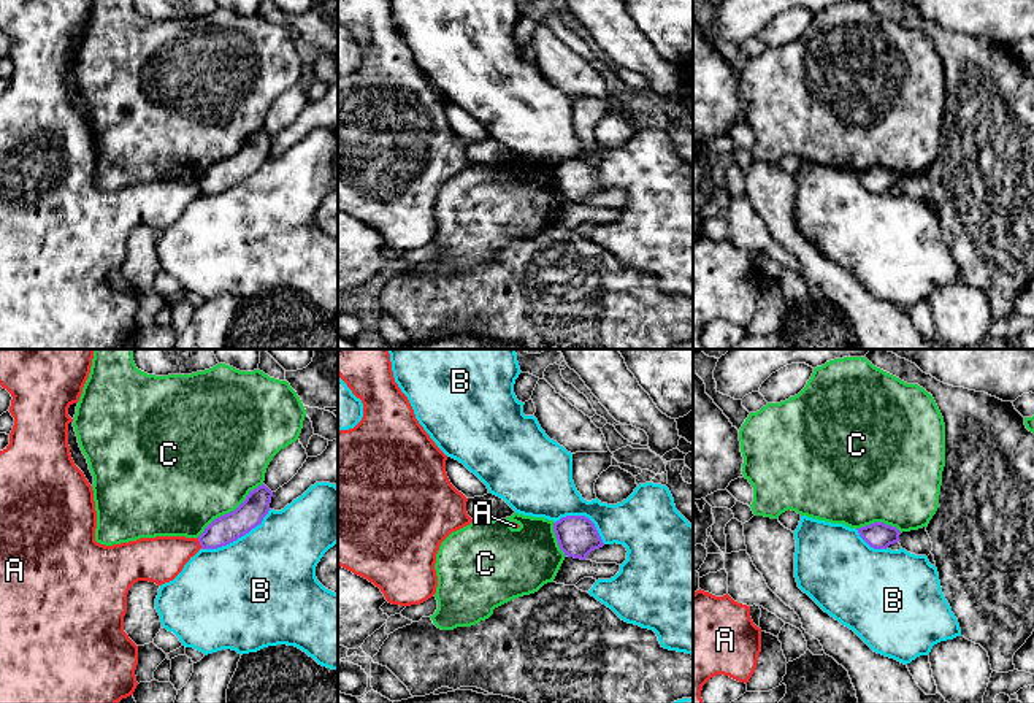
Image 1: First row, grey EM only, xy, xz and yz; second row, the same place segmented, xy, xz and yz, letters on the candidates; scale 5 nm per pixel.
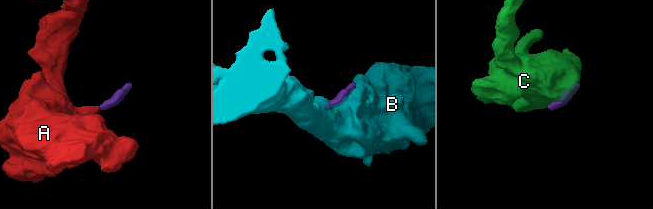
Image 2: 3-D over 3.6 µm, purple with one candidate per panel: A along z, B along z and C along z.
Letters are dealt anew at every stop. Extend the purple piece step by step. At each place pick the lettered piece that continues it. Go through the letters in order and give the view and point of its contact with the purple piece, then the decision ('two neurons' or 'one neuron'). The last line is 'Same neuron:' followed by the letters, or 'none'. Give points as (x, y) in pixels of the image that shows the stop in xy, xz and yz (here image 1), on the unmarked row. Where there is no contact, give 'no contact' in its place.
A: meets purple in xy at (200, 188); two neurons
B: meets purple in xy at (237, 183); two neurons
C: meets purple in xy at (232, 156); two neurons
Same neuron: none

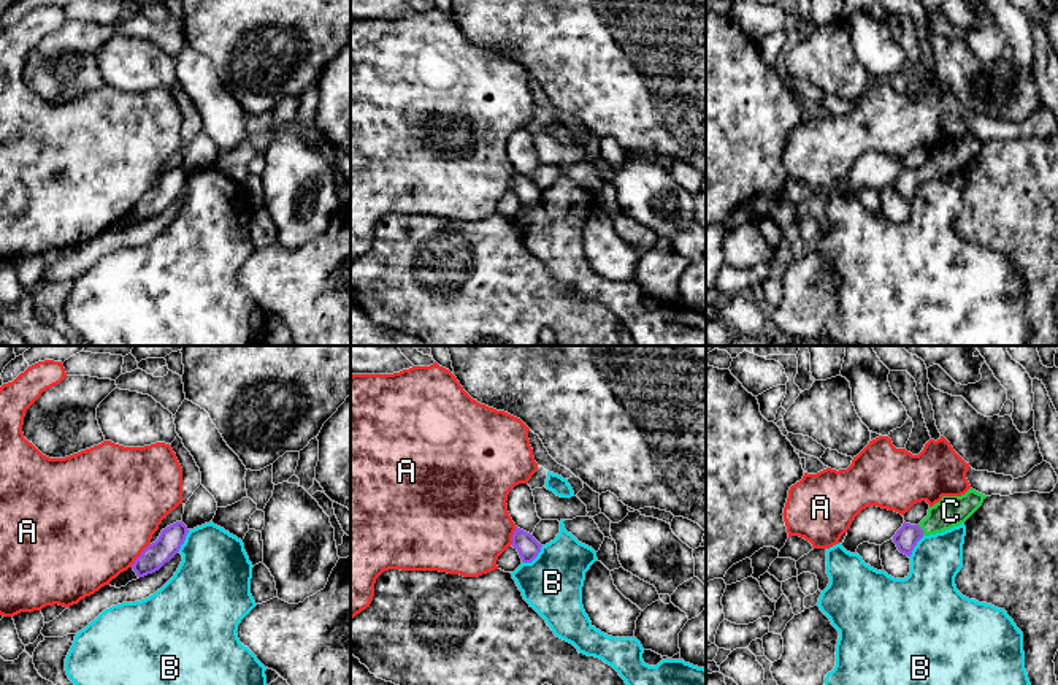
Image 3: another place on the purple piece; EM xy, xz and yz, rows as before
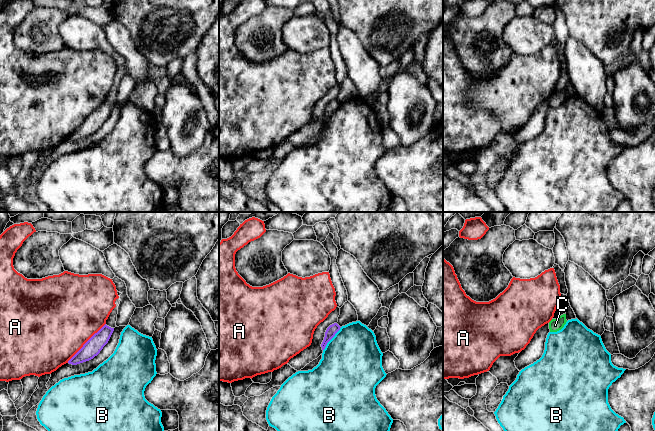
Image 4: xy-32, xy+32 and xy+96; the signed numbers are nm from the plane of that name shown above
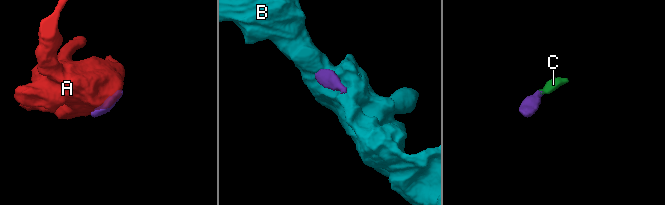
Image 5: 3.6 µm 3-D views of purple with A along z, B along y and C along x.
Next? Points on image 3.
A: meets purple in xy at (140, 200); two neurons
B: meets purple in xz at (535, 202); two neurons
C: meets purple in yz at (922, 175); one neuron
Same neuron: C

